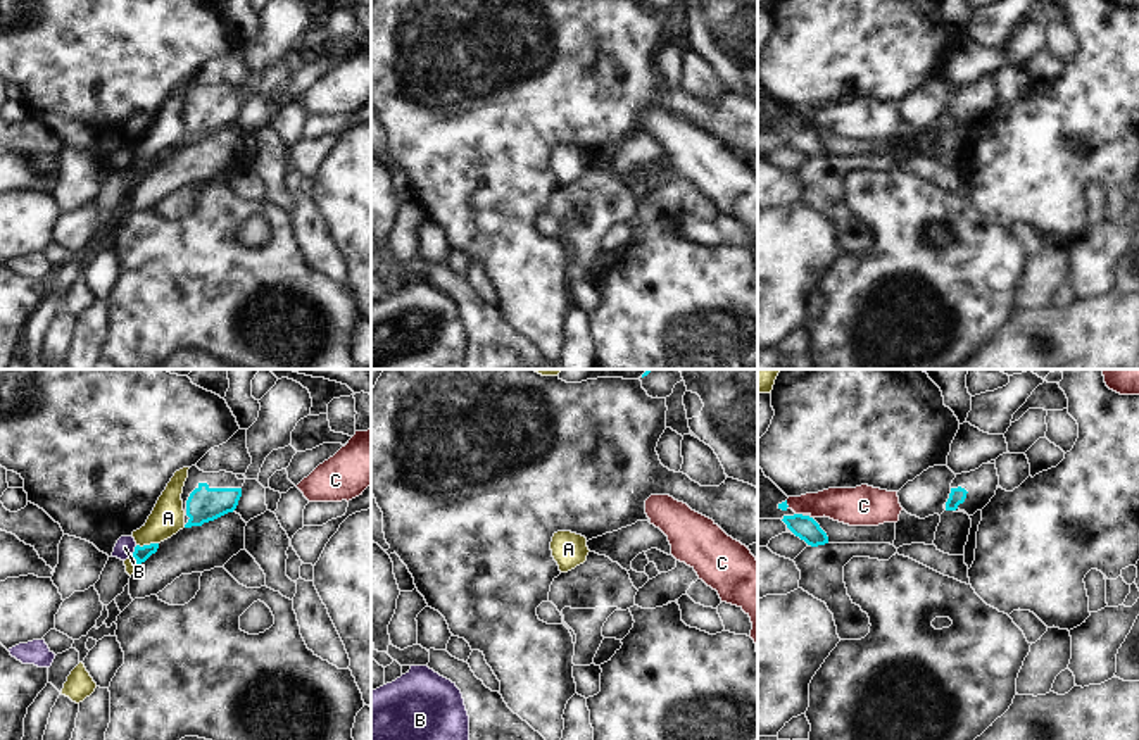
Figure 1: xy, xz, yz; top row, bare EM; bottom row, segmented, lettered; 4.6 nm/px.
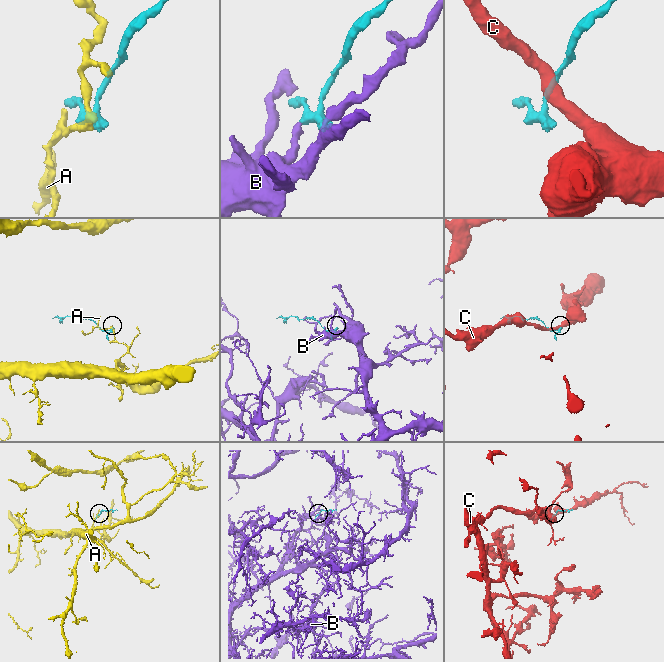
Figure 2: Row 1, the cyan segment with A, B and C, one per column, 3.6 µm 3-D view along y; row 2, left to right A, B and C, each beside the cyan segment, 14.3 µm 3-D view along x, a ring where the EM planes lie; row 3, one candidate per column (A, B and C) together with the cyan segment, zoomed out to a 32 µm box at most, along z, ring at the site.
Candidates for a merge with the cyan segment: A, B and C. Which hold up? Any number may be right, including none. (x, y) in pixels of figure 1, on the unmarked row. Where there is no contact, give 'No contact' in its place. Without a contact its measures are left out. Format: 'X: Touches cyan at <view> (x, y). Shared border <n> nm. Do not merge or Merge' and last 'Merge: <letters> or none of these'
A: Touches cyan at xy (147, 159). Shared border 110 nm. Do not merge
B: Touches cyan at xy (135, 164). Shared border 50 nm. Do not merge
C: Touches cyan at yz (799, 128). Shared border 30 nm. Do not merge
Merge: none of these

